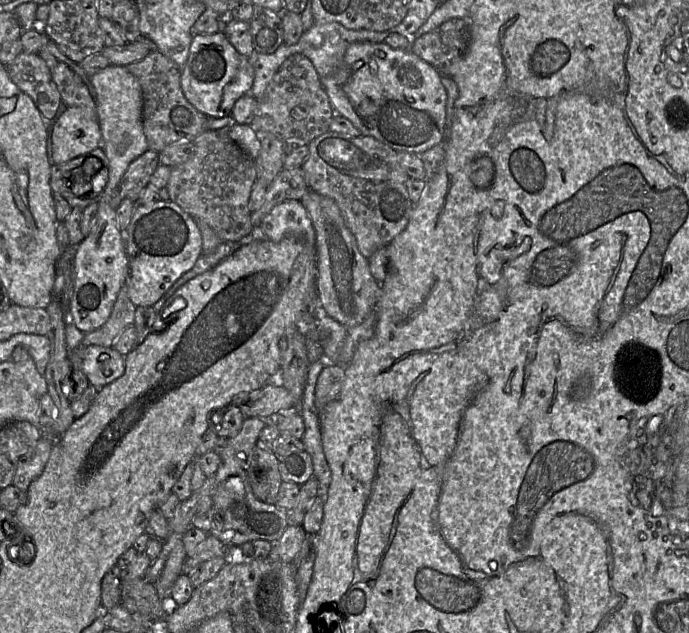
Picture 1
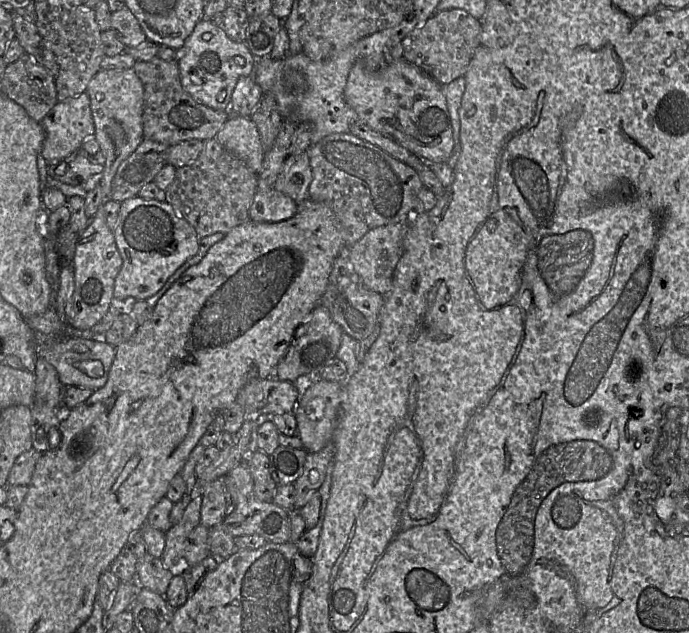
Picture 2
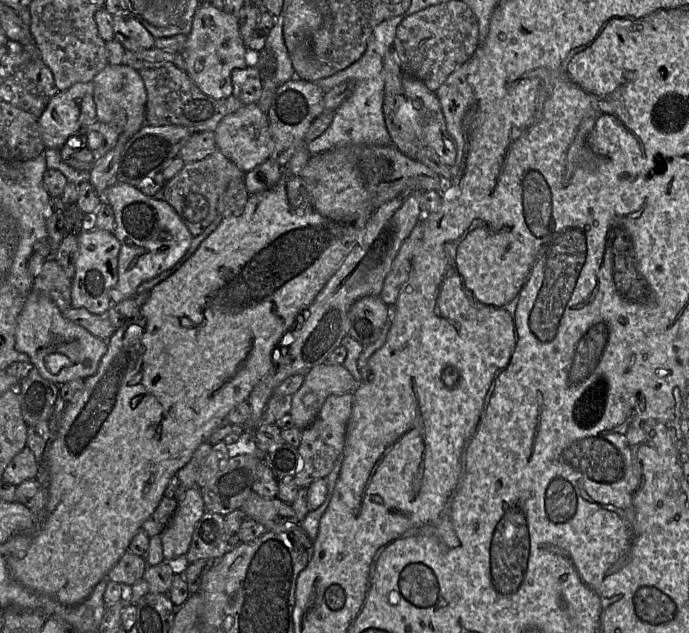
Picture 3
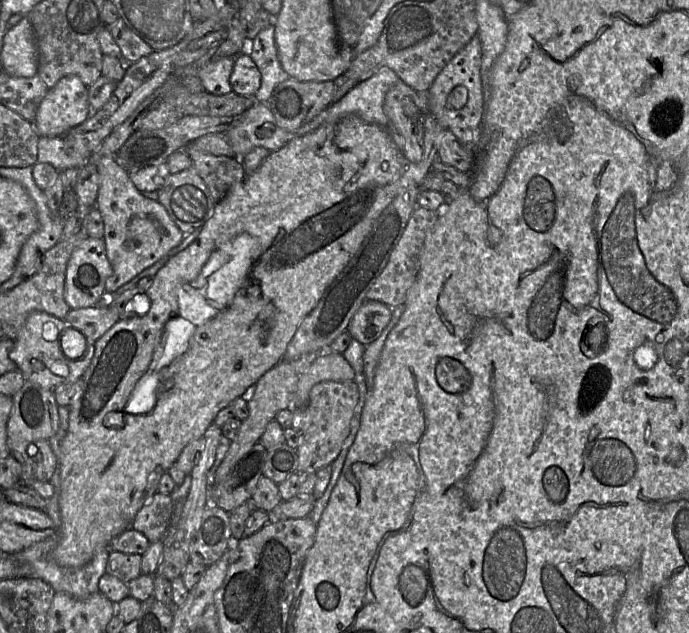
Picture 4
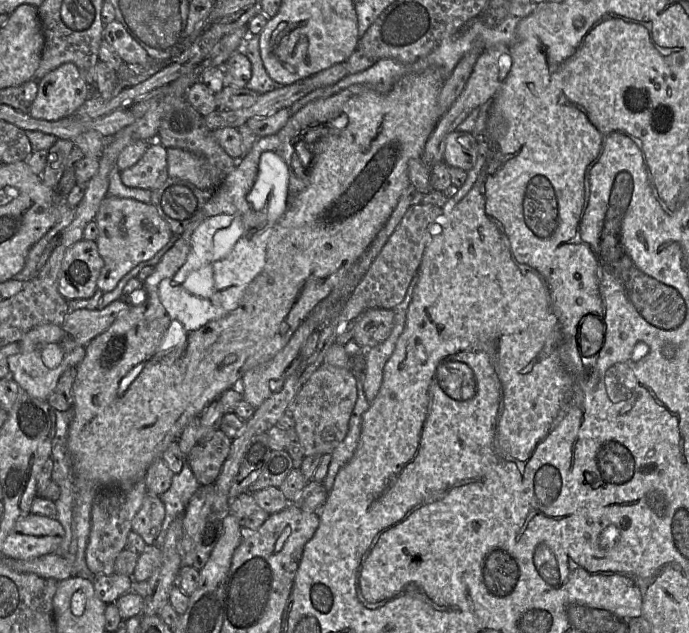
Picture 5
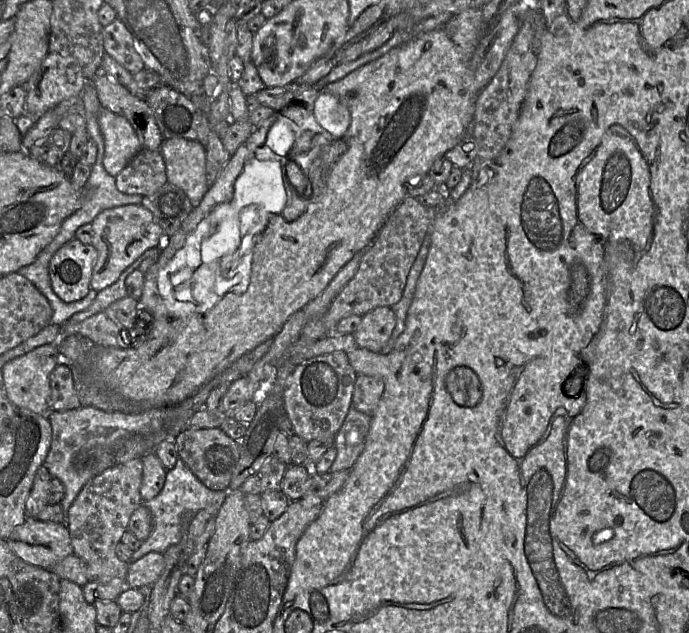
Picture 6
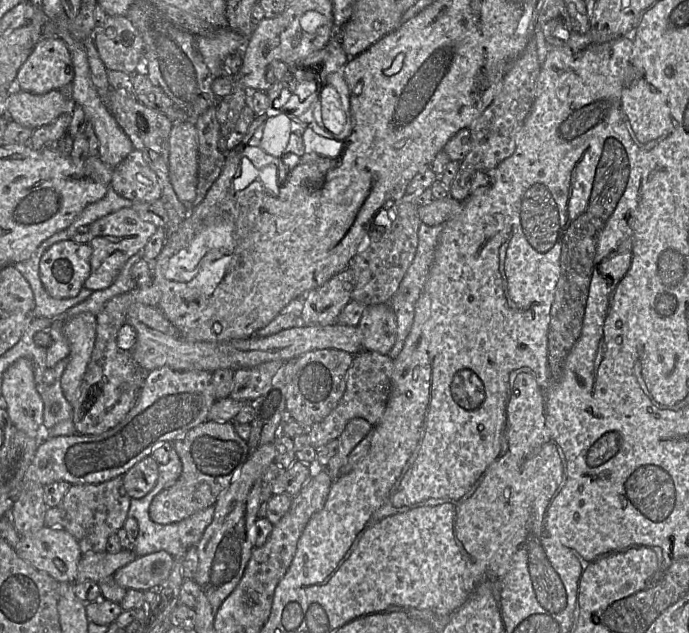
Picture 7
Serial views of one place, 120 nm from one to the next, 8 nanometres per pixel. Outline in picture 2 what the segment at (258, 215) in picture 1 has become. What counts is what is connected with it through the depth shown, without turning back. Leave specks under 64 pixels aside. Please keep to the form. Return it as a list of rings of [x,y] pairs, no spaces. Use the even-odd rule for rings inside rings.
[[[303,152],[286,157],[273,188],[299,203],[309,198],[311,181],[308,152]]]

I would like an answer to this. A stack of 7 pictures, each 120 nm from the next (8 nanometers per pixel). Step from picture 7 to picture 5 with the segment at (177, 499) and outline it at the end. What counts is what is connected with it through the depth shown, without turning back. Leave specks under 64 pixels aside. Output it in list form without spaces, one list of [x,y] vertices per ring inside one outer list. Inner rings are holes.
[[[218,429],[202,438],[186,455],[186,463],[200,486],[214,484],[230,453],[231,444],[232,440]]]

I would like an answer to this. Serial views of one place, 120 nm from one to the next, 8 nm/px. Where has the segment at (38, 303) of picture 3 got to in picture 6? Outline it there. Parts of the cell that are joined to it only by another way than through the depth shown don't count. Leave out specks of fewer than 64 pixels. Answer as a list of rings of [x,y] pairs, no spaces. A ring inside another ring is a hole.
[[[51,343],[37,347],[3,366],[3,388],[16,409],[27,409],[37,414],[46,414],[51,395],[49,377],[57,367],[60,357],[57,345]]]

